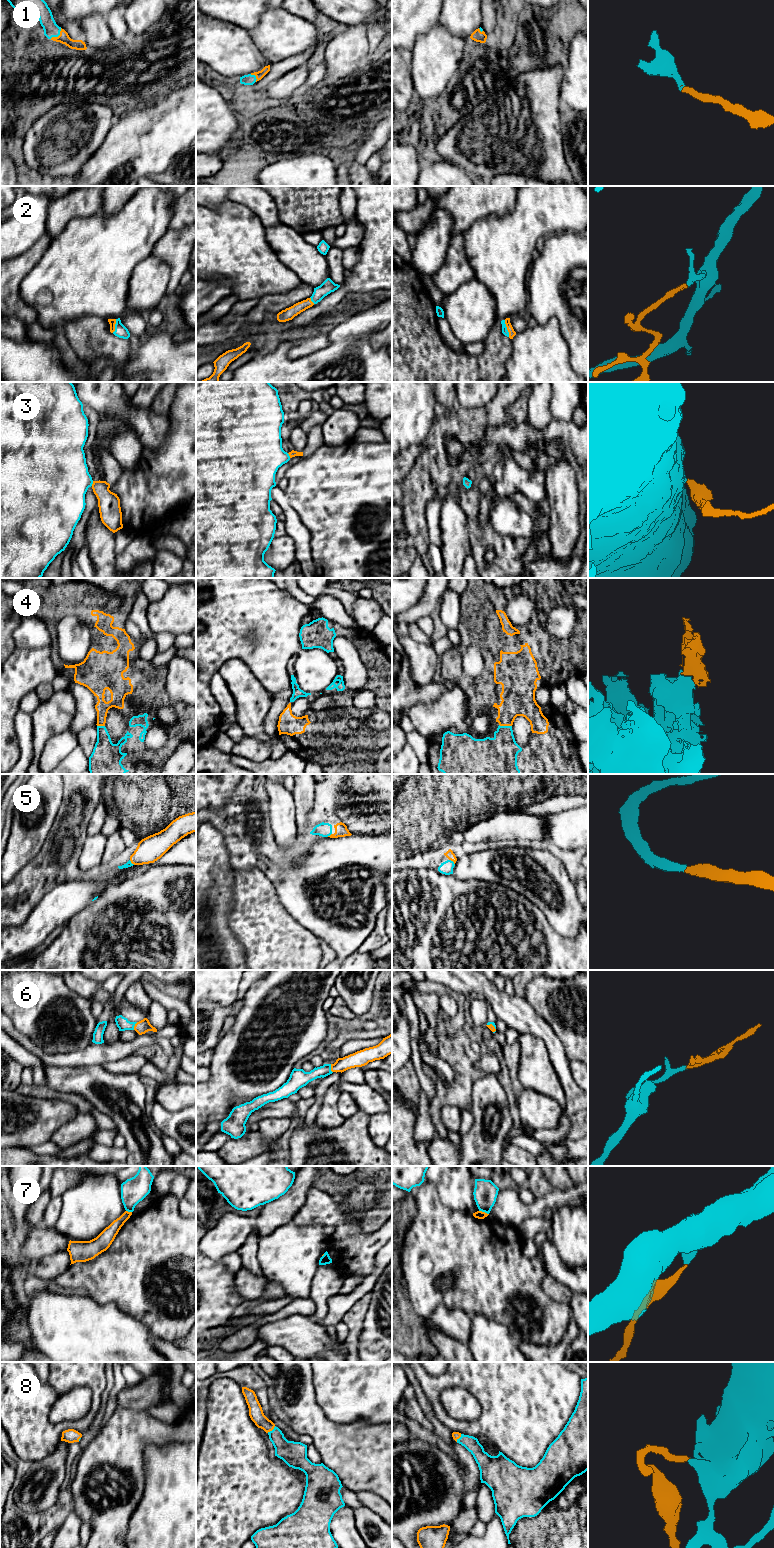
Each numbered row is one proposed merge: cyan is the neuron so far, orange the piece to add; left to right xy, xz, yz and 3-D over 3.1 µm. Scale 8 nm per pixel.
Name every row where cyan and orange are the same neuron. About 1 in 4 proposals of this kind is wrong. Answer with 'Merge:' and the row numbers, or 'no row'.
Merge: 1, 2, 3, 4, 5, 6, 8

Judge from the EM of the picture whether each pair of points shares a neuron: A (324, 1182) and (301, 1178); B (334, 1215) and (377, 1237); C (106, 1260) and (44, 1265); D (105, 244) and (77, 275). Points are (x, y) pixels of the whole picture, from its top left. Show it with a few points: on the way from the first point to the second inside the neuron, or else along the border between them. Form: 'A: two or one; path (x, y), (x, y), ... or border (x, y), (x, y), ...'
A: two; border (316, 1176), (312, 1185)
B: one; path (345, 1226), (357, 1238), (366, 1238)
C: two; border (70, 1265), (55, 1278)
D: one; path (99, 252), (85, 267)

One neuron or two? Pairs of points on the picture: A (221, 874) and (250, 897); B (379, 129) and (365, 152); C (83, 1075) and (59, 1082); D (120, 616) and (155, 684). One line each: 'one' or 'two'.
A: two
B: one
C: one
D: one

